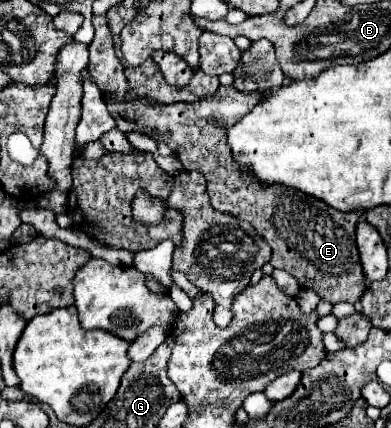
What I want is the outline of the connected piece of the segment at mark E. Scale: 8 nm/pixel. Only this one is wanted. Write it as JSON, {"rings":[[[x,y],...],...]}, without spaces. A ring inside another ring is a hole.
{"rings":[[[94,16],[92,18],[96,36],[90,42],[90,64],[88,64],[88,74],[92,78],[92,82],[100,88],[106,108],[110,112],[110,116],[116,120],[116,128],[122,132],[142,132],[154,140],[162,140],[166,142],[174,154],[180,158],[180,162],[184,164],[186,170],[198,170],[204,174],[206,178],[206,190],[210,194],[212,206],[220,212],[230,212],[232,216],[238,216],[240,220],[250,222],[256,232],[270,244],[272,248],[272,260],[270,264],[278,270],[286,270],[288,274],[292,274],[298,282],[300,288],[304,290],[314,290],[320,300],[326,300],[330,304],[338,304],[338,302],[350,302],[356,304],[362,294],[366,292],[366,276],[362,270],[362,262],[360,262],[360,254],[356,248],[356,224],[360,220],[358,212],[336,212],[334,208],[328,208],[328,204],[306,196],[302,192],[296,192],[292,188],[284,188],[284,186],[262,186],[256,180],[252,180],[250,176],[246,176],[246,172],[240,172],[236,162],[232,160],[232,152],[226,144],[226,136],[222,130],[222,126],[230,126],[232,122],[238,122],[242,116],[246,116],[256,102],[262,98],[262,94],[258,92],[238,92],[232,86],[220,86],[216,94],[206,96],[194,104],[190,102],[174,102],[174,104],[154,104],[150,106],[148,100],[128,100],[128,80],[122,72],[122,64],[118,60],[118,56],[114,54],[114,46],[112,46],[112,34],[110,28],[106,24],[104,16]]]}

